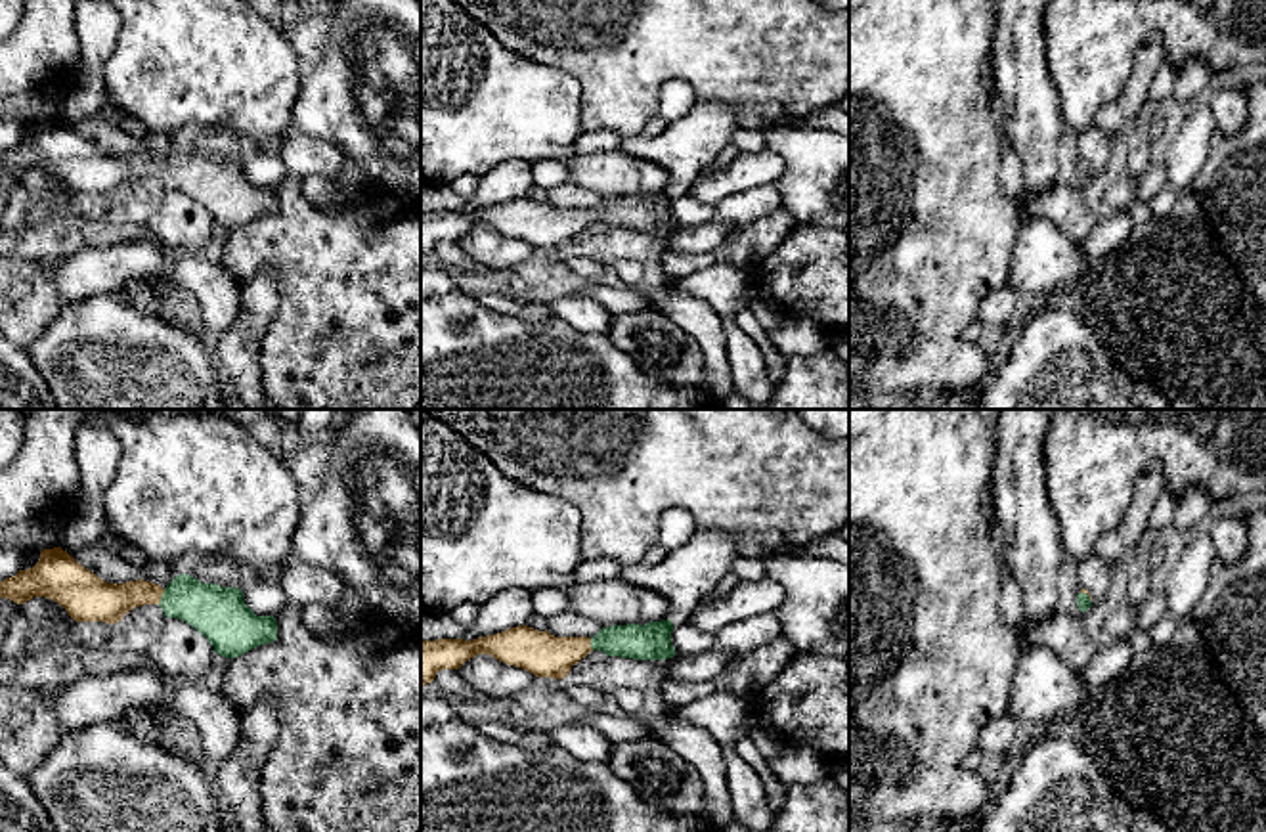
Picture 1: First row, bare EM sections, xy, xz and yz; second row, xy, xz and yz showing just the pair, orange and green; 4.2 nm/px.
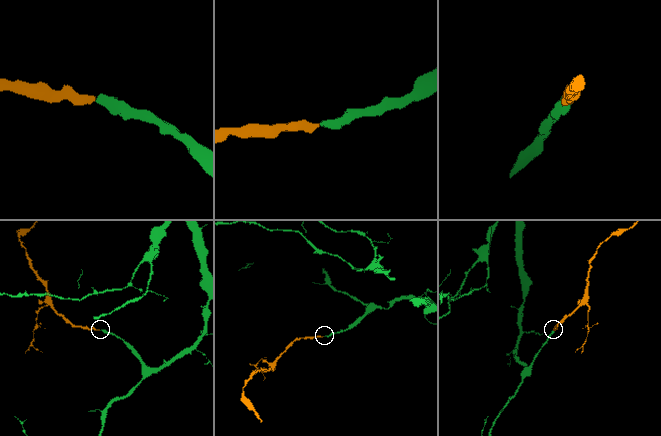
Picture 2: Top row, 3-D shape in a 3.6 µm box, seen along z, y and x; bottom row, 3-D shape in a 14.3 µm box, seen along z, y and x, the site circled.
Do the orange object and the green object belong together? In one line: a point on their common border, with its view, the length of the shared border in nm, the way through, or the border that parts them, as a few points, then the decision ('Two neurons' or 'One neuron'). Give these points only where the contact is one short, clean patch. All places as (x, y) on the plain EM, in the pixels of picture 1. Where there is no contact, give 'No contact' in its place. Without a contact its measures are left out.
Touches orange at xy (161, 167). Shared border 70 nm. Path across: xy (102, 173), (161, 167), (190, 171), (217, 184). One neuron

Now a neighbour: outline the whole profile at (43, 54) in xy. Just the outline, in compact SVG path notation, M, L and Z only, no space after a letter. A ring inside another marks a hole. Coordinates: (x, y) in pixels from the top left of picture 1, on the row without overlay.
M23 0L17 29L0 40L0 99L27 92L55 92L59 98L75 84L82 69L75 27L78 0Z

